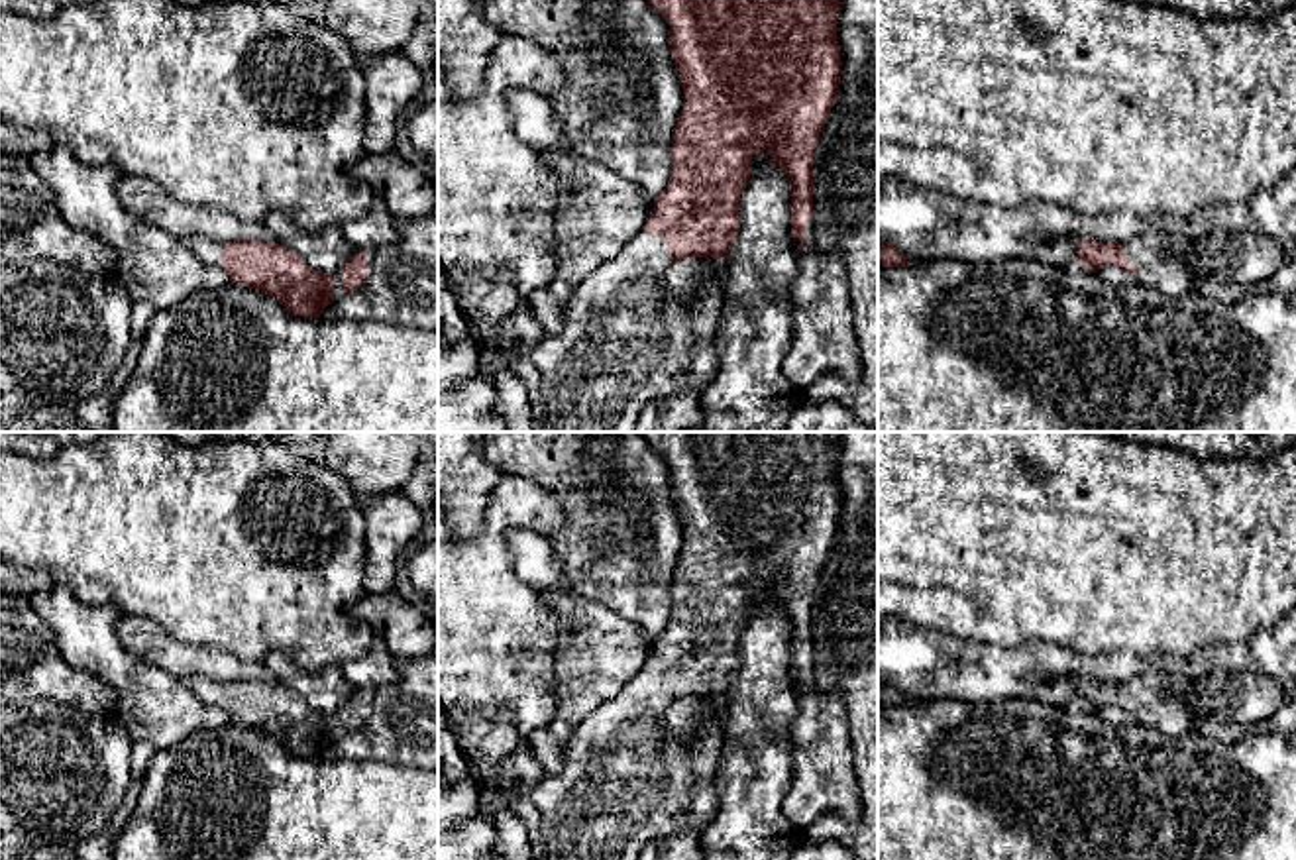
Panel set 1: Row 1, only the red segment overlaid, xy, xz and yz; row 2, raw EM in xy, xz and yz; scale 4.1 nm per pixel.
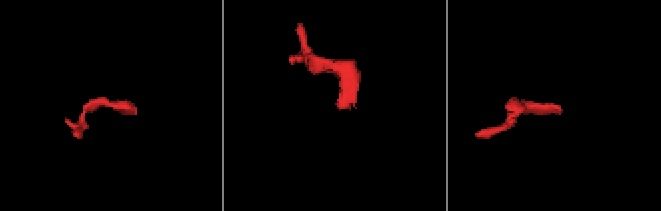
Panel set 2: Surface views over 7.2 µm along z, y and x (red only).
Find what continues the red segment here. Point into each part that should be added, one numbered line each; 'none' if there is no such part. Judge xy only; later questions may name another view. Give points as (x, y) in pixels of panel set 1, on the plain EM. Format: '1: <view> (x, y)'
1: xy (207, 690)
2: xy (338, 723)

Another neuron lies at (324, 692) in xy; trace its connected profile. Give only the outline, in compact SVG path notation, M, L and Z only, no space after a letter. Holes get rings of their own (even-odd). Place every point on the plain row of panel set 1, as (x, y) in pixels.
M281 652L265 656L263 664L275 675L275 683L293 689L312 711L334 713L351 697L353 687L340 666L322 672L304 672Z

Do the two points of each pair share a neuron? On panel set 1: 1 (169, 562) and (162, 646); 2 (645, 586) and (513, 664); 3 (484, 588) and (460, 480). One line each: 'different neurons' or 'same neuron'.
1: different neurons
2: different neurons
3: different neurons

